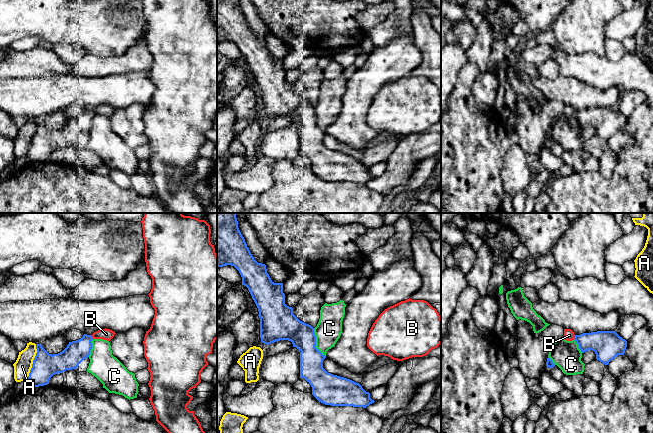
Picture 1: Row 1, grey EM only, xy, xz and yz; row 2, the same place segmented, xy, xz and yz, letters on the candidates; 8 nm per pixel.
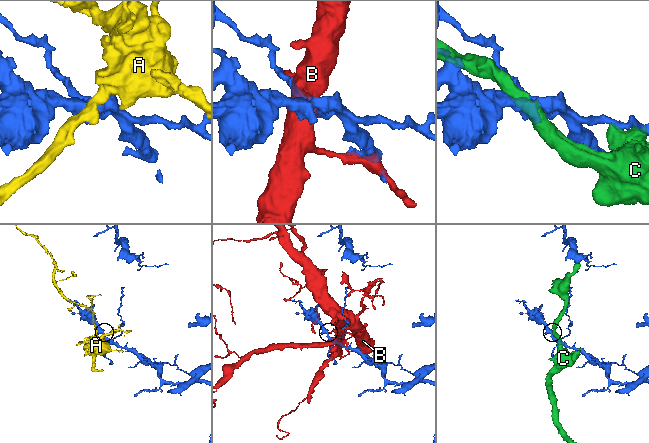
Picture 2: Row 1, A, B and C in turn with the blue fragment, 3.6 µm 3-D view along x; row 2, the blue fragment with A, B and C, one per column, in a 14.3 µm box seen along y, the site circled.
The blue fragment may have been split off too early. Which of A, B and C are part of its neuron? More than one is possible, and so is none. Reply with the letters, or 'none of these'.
none of these

